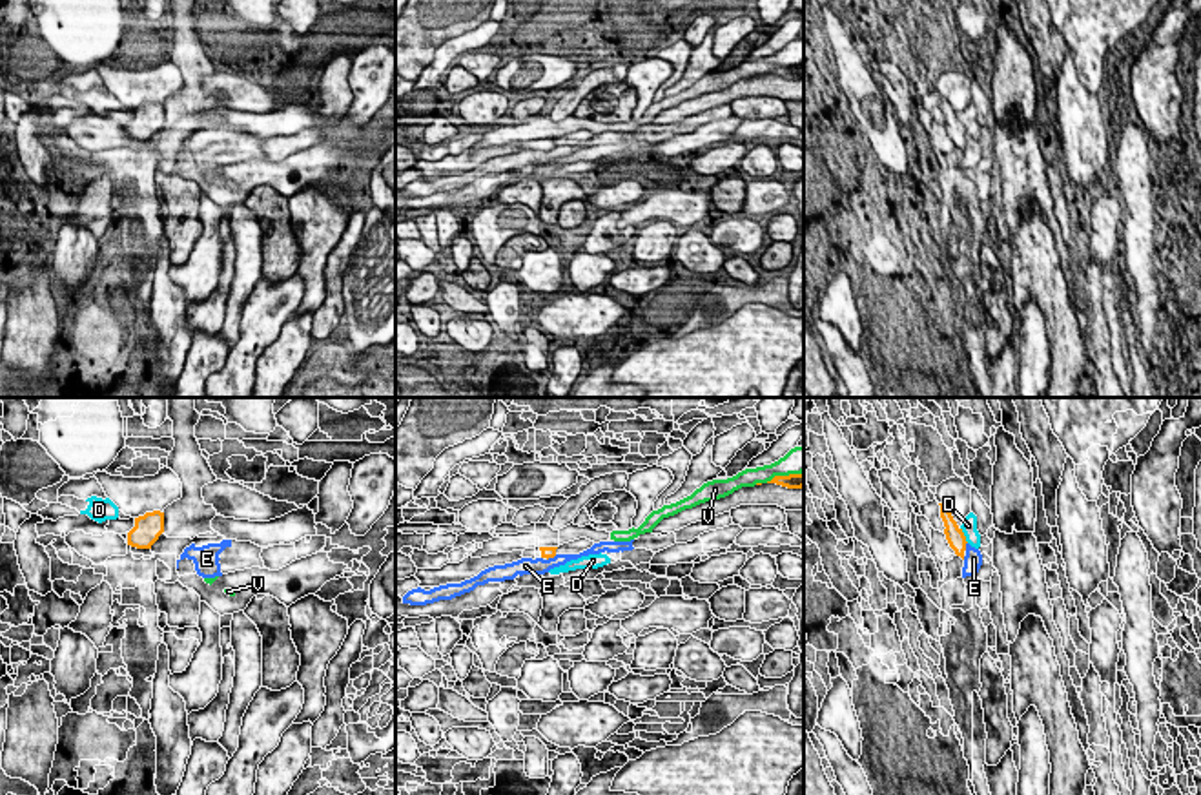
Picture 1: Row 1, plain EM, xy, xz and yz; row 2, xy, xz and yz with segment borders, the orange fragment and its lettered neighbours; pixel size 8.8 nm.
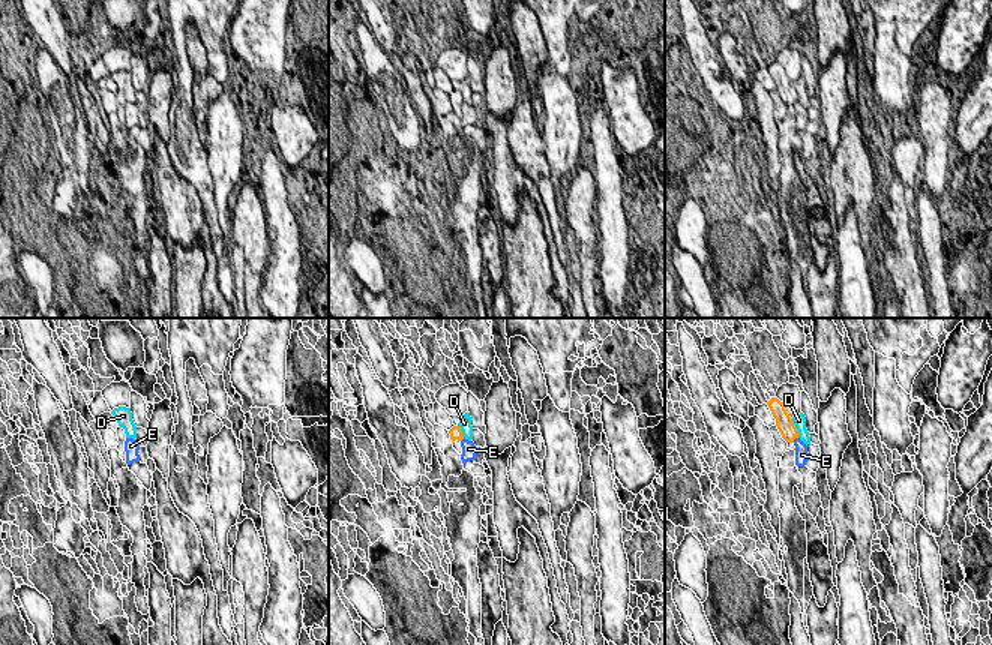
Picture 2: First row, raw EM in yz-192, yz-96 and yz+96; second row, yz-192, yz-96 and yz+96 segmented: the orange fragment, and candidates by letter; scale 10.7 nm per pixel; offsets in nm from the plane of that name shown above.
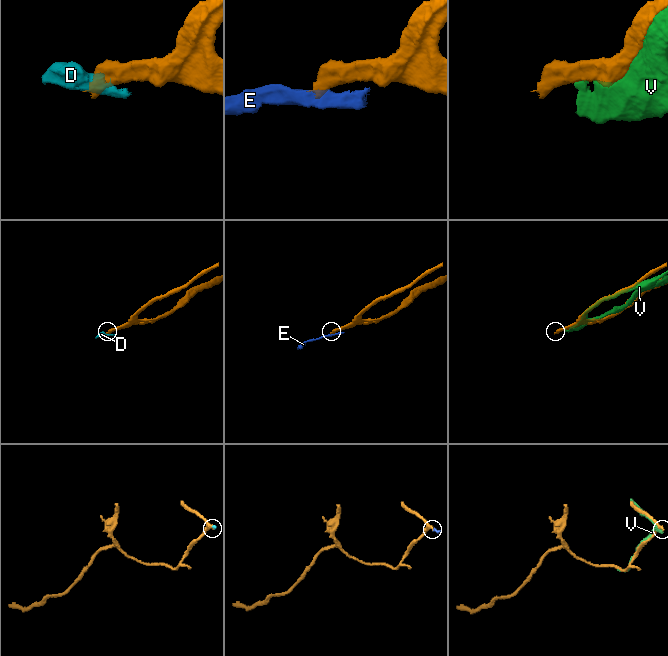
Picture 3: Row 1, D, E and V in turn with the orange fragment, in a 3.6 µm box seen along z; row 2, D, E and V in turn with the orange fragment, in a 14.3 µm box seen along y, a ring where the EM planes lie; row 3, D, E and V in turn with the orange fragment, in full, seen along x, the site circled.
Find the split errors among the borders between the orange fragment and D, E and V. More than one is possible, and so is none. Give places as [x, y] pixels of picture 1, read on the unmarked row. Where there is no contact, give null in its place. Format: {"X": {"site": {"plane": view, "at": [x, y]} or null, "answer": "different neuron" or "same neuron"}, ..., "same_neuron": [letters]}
{"D": {"site": {"plane": "yz", "at": [963, 126]}, "answer": "different neuron"}, "E": {"site": {"plane": "yz", "at": [964, 137]}, "answer": "different neuron"}, "V": {"site": {"plane": "xz", "at": [784, 68]}, "answer": "different neuron"}, "same_neuron": []}

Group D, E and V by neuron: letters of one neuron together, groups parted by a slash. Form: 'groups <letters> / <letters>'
groups D / E / V

